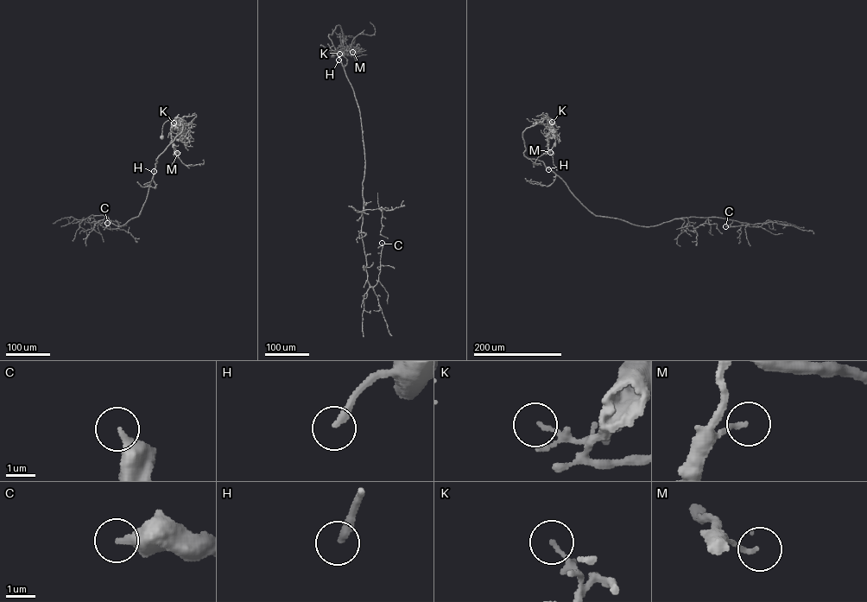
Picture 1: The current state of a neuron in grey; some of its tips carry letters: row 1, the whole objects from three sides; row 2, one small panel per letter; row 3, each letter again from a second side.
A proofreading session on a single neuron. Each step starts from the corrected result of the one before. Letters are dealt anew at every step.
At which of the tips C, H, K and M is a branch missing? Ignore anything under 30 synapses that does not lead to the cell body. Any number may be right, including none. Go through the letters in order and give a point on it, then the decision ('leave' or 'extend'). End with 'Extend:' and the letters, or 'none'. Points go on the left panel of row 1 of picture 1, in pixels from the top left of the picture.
C: (107, 223) | leave
H: (154, 171) | extend
K: (174, 123) | leave
M: (177, 153) | leave
Extend: H

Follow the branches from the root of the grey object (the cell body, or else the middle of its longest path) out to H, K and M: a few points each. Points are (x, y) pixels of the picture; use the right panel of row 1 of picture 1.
H: (548, 135), (552, 119), (547, 118), (527, 128), (522, 136), (524, 155), (541, 161), (548, 169)
K: (548, 135), (550, 118), (552, 122)
M: (548, 135), (550, 118), (547, 145), (550, 152)

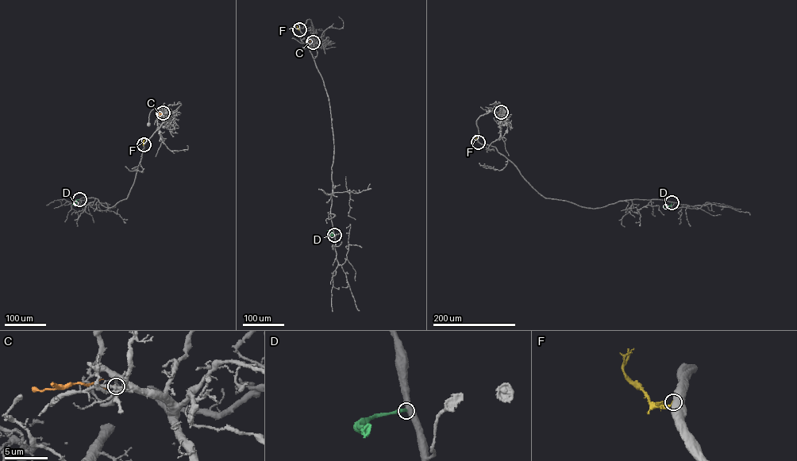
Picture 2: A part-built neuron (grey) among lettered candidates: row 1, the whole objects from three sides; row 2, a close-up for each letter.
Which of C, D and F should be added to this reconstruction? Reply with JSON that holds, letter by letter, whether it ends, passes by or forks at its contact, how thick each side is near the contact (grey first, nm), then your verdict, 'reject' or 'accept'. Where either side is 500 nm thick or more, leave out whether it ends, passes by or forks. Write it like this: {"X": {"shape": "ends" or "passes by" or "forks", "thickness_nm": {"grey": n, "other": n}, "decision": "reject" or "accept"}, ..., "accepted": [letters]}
{"C": {"shape": "ends", "thickness_nm": {"grey": 200, "other": 140}, "decision": "reject"}, "D": {"thickness_nm": {"grey": 700, "other": 240}, "decision": "accept"}, "F": {"thickness_nm": {"grey": 750, "other": 220}, "decision": "reject"}, "accepted": ["D"]}

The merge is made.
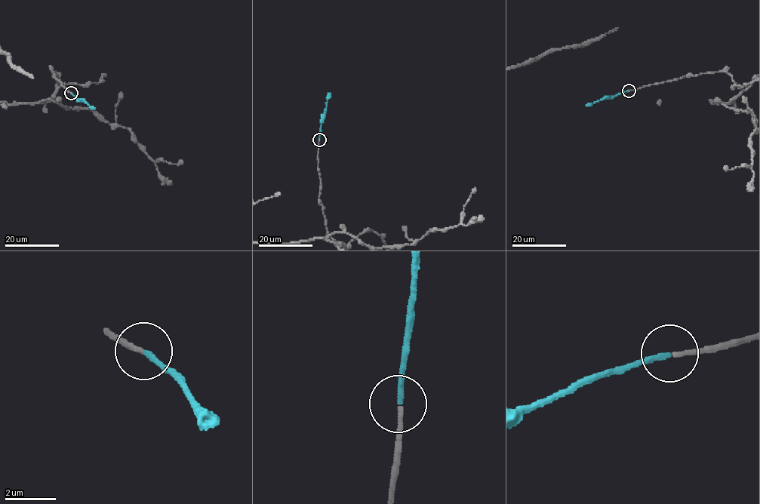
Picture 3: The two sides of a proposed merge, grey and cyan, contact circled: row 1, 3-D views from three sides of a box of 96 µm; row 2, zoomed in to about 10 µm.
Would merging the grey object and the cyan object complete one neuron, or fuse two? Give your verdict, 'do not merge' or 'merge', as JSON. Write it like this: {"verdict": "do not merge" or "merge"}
{"verdict": "merge"}

